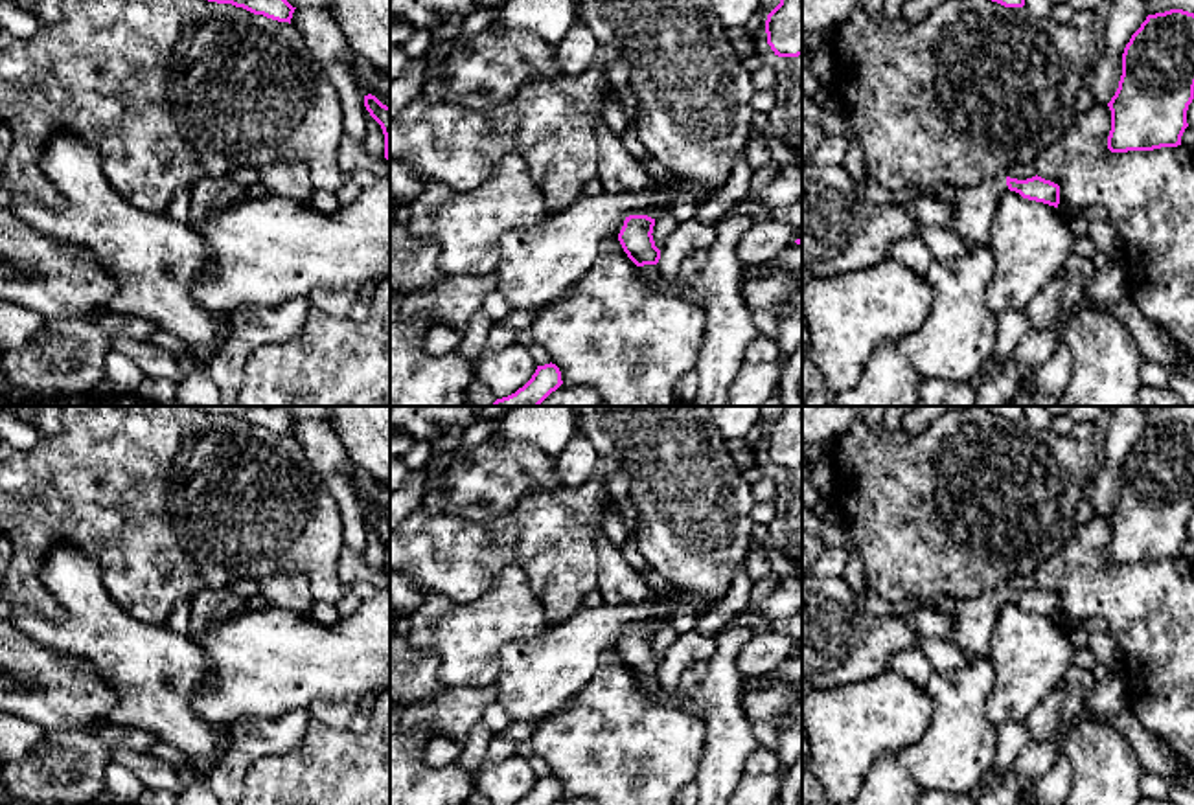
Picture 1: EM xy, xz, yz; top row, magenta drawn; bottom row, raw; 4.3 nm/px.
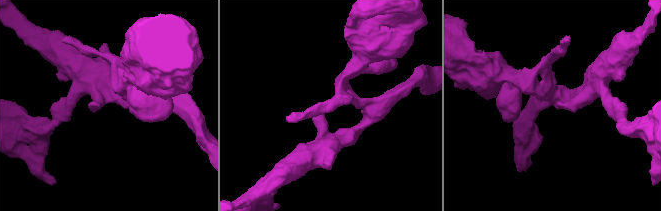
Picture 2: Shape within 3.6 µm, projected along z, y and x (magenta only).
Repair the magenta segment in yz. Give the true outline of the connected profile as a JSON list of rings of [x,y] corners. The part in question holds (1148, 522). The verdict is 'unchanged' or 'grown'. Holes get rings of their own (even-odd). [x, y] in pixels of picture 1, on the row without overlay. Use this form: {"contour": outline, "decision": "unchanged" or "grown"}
{"contour": [[[1194,425],[1148,426],[1122,465],[1119,500],[1108,515],[1111,564],[1181,557],[1194,511]]], "decision": "unchanged"}

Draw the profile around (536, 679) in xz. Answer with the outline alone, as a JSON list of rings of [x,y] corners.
[[[673,588],[670,597],[655,595],[649,603],[583,607],[546,634],[500,649],[495,682],[499,704],[513,722],[543,720],[587,687],[602,654],[618,651],[629,627],[657,632],[683,610],[703,616],[716,605]]]

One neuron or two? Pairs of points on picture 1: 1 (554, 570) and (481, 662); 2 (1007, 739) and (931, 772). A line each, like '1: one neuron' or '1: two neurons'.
1: two neurons
2: two neurons

